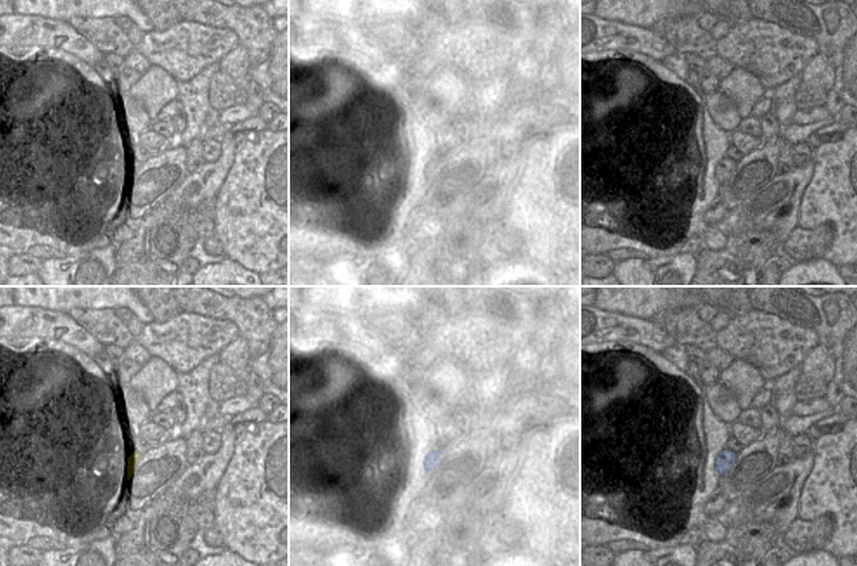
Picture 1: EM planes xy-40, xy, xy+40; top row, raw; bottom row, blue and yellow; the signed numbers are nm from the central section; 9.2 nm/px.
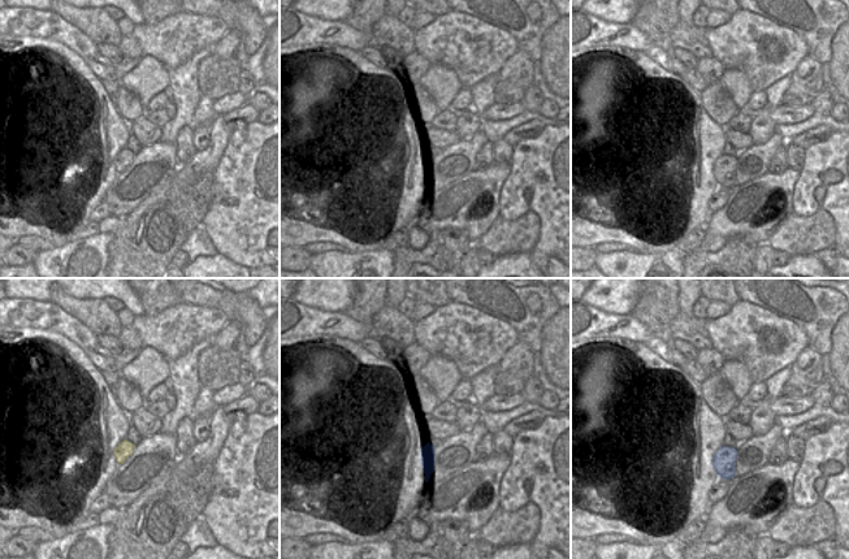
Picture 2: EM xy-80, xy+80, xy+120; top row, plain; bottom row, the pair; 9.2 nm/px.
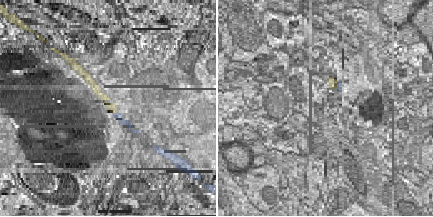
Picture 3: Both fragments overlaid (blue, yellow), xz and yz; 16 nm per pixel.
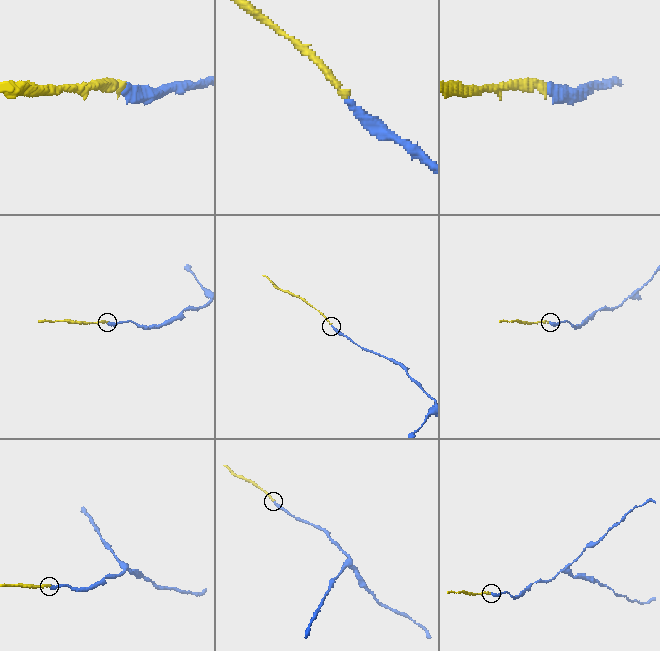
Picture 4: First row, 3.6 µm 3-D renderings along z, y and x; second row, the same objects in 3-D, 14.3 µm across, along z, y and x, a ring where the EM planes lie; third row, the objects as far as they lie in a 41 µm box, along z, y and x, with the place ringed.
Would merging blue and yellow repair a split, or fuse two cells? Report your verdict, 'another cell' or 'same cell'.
same cell

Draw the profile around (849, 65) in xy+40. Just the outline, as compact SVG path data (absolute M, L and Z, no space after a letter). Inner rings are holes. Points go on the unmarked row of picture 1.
M857 33L849 39L844 49L844 62L841 68L844 70L845 87L857 99Z

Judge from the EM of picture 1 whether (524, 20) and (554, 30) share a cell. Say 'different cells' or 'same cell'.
same cell

